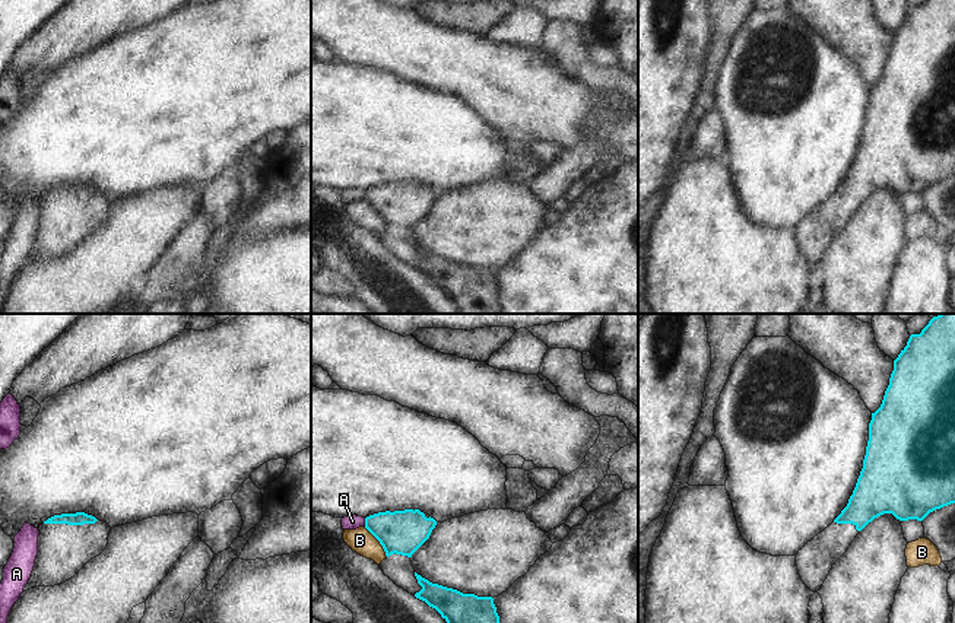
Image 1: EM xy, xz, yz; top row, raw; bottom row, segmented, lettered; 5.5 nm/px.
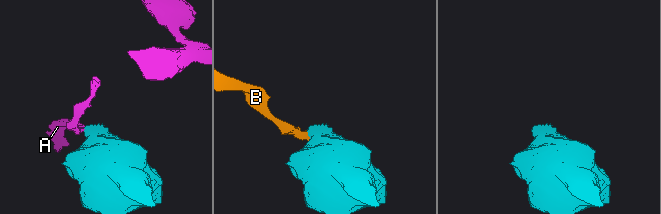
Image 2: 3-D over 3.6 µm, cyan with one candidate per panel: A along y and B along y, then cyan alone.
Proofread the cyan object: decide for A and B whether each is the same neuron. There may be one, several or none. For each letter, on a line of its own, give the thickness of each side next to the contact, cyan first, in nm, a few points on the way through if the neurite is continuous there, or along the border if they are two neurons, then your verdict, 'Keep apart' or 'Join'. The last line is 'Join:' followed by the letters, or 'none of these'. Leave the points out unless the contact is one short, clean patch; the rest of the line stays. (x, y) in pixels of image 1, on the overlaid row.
A: Thickness 240 nm (cyan) against 80 nm. Boundary: xz (364, 518), (365, 525). Keep apart
B: Thickness 240 nm (cyan) against 140 nm. Boundary: xz (364, 527), (378, 542), (387, 556). Keep apart
Join: none of these.

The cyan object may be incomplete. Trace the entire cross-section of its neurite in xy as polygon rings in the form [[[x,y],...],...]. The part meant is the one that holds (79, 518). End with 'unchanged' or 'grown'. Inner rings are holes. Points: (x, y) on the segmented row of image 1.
[[[76,512],[51,516],[38,531],[38,554],[23,591],[72,579],[105,550],[111,527],[92,515]]] | grown

